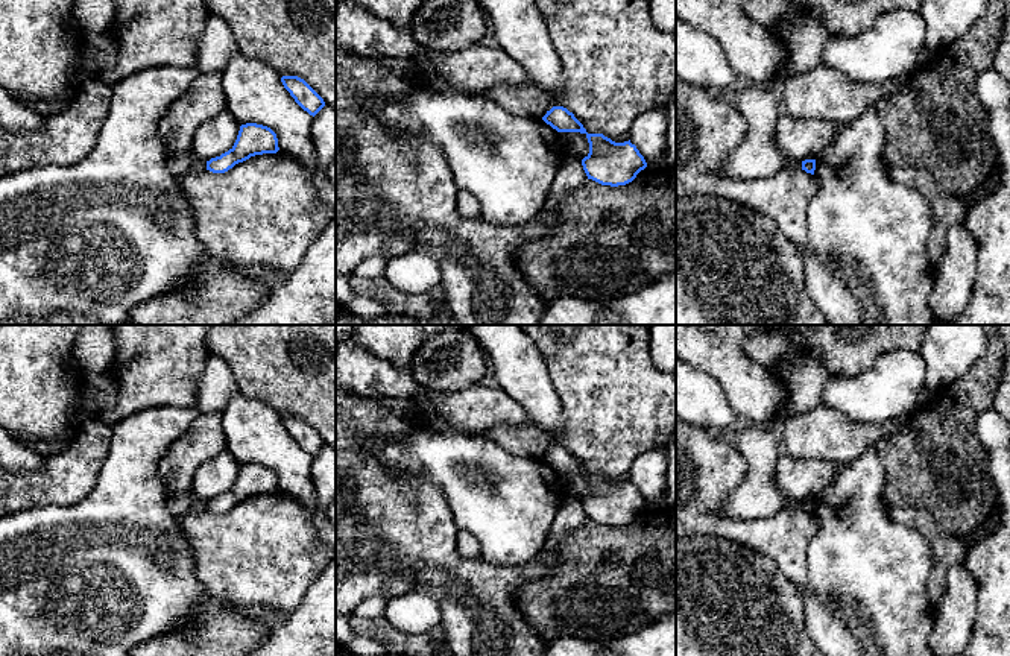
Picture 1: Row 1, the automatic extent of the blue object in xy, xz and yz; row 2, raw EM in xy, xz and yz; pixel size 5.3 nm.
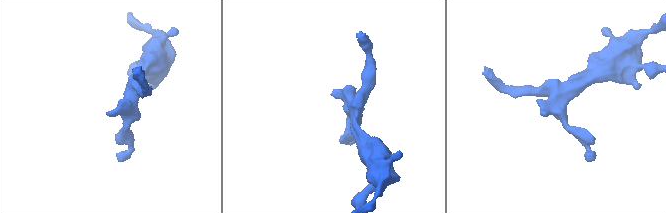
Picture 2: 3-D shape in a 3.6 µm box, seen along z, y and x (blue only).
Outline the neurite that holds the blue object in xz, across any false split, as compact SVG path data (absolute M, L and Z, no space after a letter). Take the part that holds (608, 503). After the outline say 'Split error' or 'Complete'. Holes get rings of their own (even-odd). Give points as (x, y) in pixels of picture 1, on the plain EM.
M553 446L542 460L557 472L585 474L589 494L582 500L588 519L601 525L626 525L647 507L644 497L629 481L615 483L603 474L588 474L583 465L563 446Z. Complete

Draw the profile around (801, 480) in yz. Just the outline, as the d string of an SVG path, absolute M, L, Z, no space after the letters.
M785 453L775 466L776 486L790 500L816 500L828 489L841 466L840 462L796 460Z

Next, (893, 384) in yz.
M896 349L881 355L869 371L857 377L829 377L822 402L858 424L887 422L914 410L926 389L925 375L926 367L920 352Z

